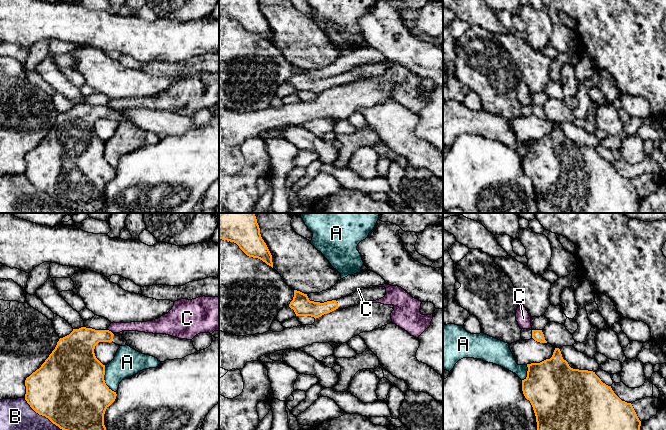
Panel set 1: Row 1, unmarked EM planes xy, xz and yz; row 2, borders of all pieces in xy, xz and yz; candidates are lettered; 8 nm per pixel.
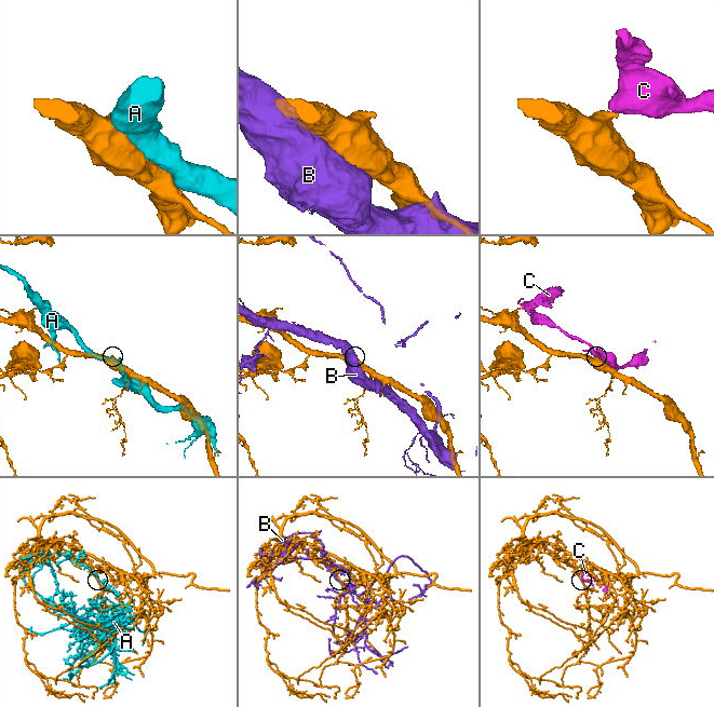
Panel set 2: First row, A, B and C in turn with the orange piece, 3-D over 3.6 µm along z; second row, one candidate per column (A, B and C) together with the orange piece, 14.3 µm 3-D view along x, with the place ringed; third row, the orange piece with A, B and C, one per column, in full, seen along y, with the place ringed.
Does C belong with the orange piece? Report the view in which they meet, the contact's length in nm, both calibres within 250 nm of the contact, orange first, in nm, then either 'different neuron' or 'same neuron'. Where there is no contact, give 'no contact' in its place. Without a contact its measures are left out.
meets orange in xy; contact 50 nm long; 220 nm thick on the orange side, 80 nm on the other; different neuron

